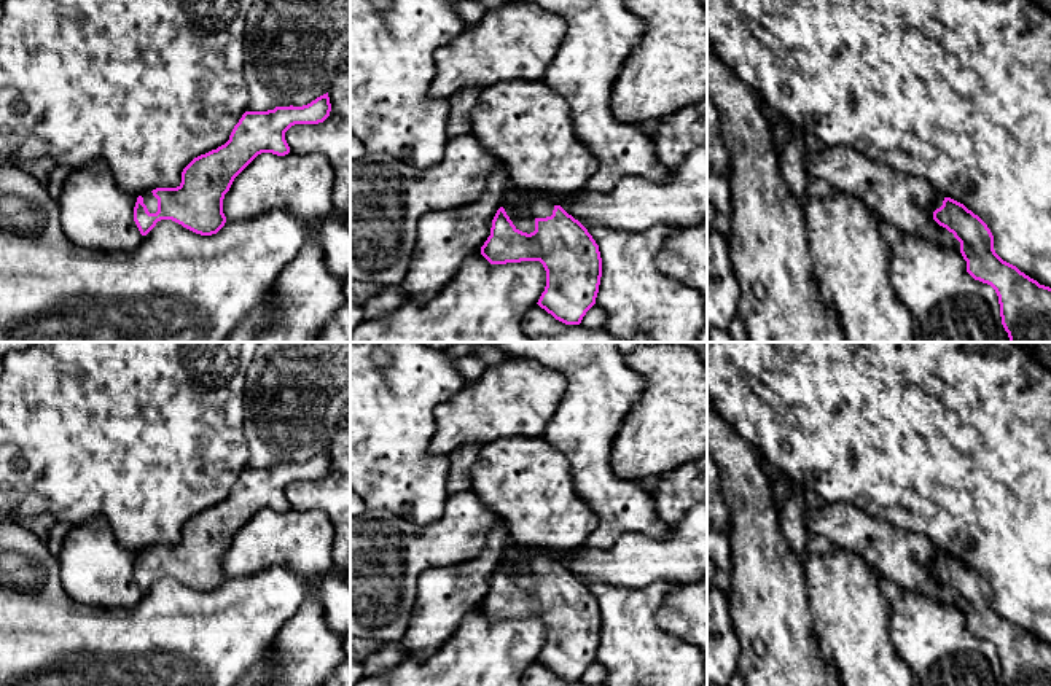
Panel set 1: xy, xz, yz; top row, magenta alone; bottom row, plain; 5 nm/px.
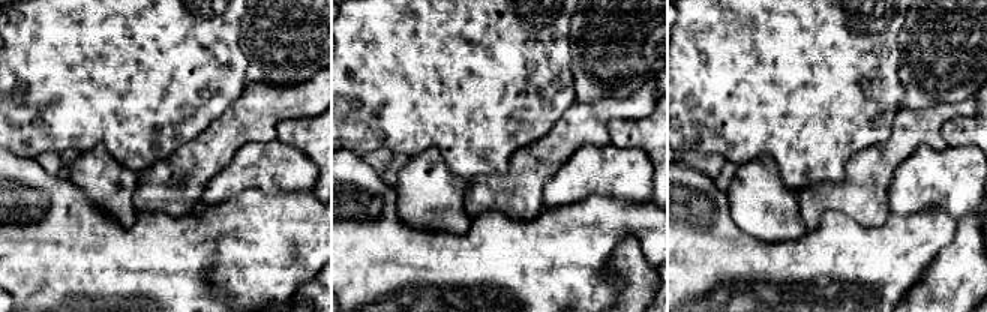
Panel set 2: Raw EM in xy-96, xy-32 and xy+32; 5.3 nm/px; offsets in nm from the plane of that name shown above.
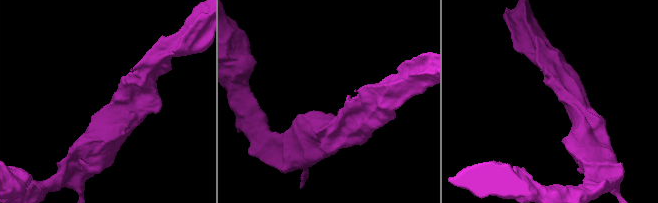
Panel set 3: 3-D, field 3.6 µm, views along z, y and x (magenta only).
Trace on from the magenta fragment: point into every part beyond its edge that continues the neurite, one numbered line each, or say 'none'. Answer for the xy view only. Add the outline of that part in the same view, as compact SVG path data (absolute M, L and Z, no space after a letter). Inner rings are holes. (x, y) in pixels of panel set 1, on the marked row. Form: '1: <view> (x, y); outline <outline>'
1: xy (150, 201); outline M151 191L142 194L143 197L143 204L147 205L150 213L156 213L158 212L158 199L153 196Z

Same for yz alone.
none

